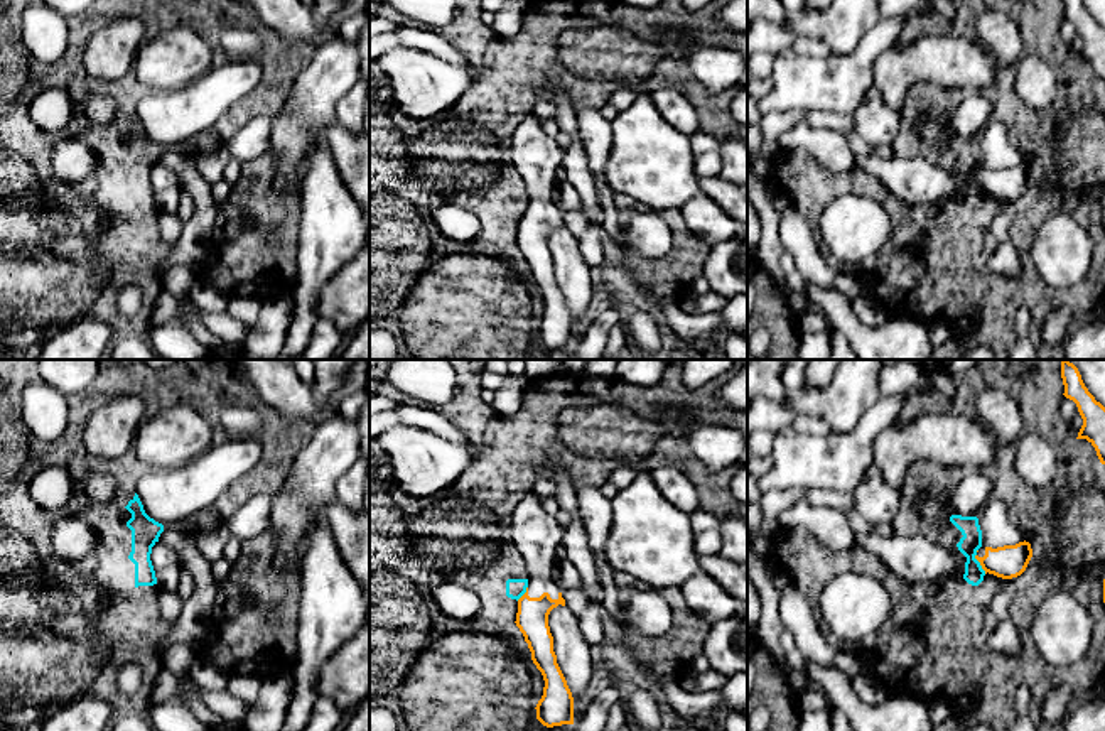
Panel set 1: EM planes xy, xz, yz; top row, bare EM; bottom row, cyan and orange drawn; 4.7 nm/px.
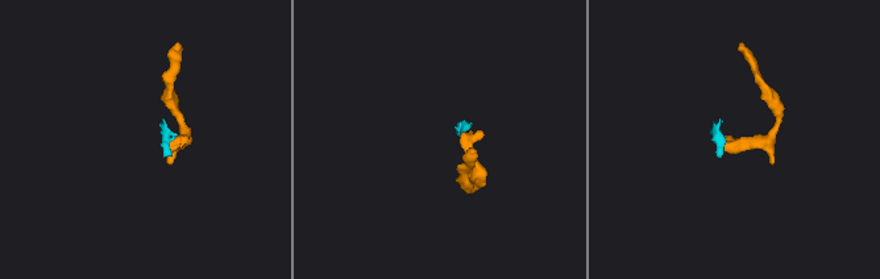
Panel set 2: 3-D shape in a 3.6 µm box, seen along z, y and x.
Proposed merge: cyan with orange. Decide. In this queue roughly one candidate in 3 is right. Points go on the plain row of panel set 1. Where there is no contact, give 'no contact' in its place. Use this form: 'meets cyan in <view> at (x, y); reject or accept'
meets cyan in yz at (979, 186); reject

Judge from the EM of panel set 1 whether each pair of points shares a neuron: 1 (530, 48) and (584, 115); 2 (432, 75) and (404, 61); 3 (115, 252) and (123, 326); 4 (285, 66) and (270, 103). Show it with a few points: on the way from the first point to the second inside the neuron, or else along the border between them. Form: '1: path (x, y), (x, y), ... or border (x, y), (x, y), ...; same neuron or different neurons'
1: border (598, 107), (581, 107), (576, 112); different neurons
2: path (425, 75), (417, 75), (410, 68); same neuron
3: path (115, 270), (113, 286), (108, 291), (108, 309); same neuron
4: path (280, 75), (274, 95); same neuron

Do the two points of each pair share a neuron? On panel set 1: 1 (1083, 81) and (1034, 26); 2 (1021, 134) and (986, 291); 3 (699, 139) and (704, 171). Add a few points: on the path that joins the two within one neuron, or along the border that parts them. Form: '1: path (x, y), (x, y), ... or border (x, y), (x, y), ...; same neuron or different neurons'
1: path (1070, 68), (1043, 39); same neuron
2: path (1040, 179), (1019, 206), (994, 206), (970, 245); same neuron
3: path (704, 147), (704, 162); same neuron

